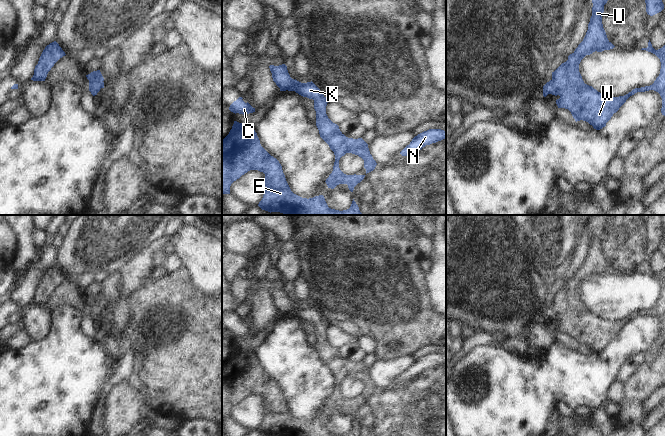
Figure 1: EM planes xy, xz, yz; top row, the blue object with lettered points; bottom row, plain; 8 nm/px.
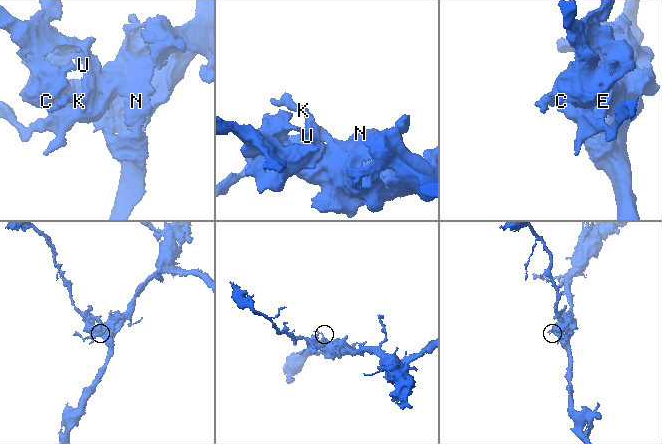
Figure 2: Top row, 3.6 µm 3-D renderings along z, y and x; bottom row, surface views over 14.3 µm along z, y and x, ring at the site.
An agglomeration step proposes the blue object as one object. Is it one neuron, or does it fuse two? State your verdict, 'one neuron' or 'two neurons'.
one neuron

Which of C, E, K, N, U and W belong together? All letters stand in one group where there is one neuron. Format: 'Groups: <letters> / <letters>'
Groups: C E K N U W.

